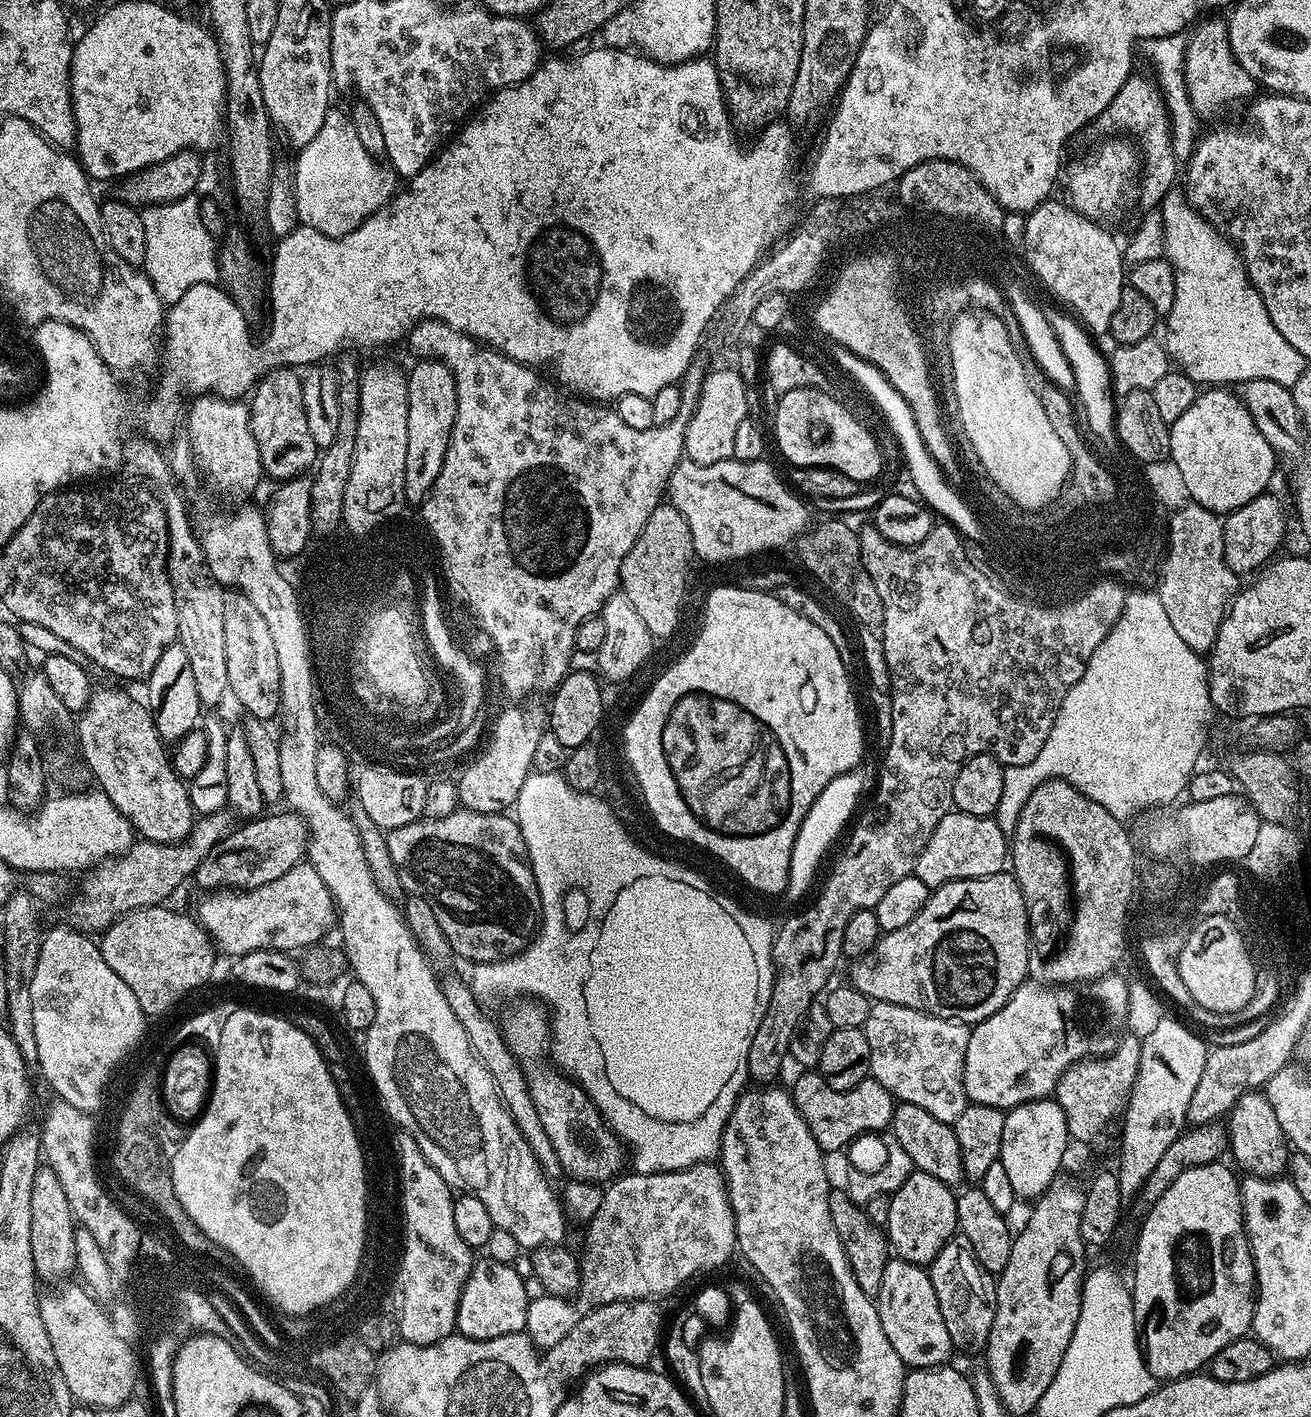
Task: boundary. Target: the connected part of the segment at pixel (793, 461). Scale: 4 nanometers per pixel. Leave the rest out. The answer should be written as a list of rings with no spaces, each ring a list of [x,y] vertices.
[[[799,388],[798,390],[790,390],[786,394],[782,394],[775,401],[776,404],[776,444],[780,447],[780,452],[789,460],[789,465],[806,468],[806,467],[824,467],[824,468],[833,468],[834,470],[841,471],[842,474],[846,474],[848,478],[858,480],[861,482],[872,482],[876,475],[880,472],[880,467],[883,466],[884,460],[880,457],[880,448],[876,445],[876,440],[874,437],[868,433],[868,428],[847,408],[844,404],[839,404],[834,397],[831,396],[831,391],[822,389],[822,388]]]

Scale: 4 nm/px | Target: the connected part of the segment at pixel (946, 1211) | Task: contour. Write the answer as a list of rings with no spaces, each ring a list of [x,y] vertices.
[[[913,1171],[910,1178],[906,1178],[906,1182],[902,1182],[902,1186],[897,1192],[891,1193],[888,1204],[888,1224],[886,1223],[886,1235],[891,1251],[895,1253],[899,1259],[927,1266],[932,1263],[934,1258],[938,1258],[938,1250],[942,1250],[942,1246],[946,1246],[948,1241],[957,1235],[956,1227],[956,1198],[957,1193],[951,1187],[942,1182],[938,1182],[938,1178],[934,1178],[925,1172]]]

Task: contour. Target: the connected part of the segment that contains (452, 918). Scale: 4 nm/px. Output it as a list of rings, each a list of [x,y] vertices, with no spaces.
[[[457,810],[454,814],[446,814],[446,818],[421,818],[389,831],[387,840],[390,858],[393,866],[399,869],[403,887],[418,889],[419,895],[430,902],[430,910],[434,910],[438,926],[457,957],[472,960],[473,965],[489,964],[517,956],[532,943],[540,926],[540,895],[532,865],[526,859],[528,851],[524,839],[511,815]]]

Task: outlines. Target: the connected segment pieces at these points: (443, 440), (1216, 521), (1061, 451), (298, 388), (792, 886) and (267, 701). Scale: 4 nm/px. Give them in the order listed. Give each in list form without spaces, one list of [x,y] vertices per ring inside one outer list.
[[[420,358],[417,364],[407,369],[408,405],[406,406],[406,486],[404,497],[409,504],[423,504],[429,490],[434,486],[438,474],[442,470],[442,462],[446,462],[446,450],[450,446],[450,438],[454,430],[454,418],[458,414],[458,394],[454,386],[454,374],[440,360]]]
[[[1188,502],[1188,510],[1170,520],[1169,533],[1172,556],[1169,557],[1168,568],[1165,568],[1163,583],[1158,587],[1162,607],[1166,609],[1170,622],[1174,622],[1174,630],[1178,630],[1182,642],[1186,642],[1190,650],[1207,654],[1212,651],[1224,613],[1238,591],[1237,573],[1229,572],[1220,560],[1224,525],[1217,513]]]
[[[965,311],[952,320],[946,339],[953,364],[954,394],[960,407],[962,426],[986,468],[986,474],[1020,509],[1047,508],[1053,500],[1060,499],[1061,491],[1072,471],[1071,456],[1065,446],[1062,446],[1057,431],[1050,426],[1038,394],[1030,390],[1025,371],[1022,370],[1022,362],[1010,346],[1001,317],[990,311]]]
[[[272,366],[261,375],[250,393],[248,417],[254,442],[258,442],[260,461],[265,473],[273,476],[273,481],[292,480],[305,475],[315,465],[318,449],[314,438],[310,438],[310,426],[306,426],[302,376],[295,367]]]
[[[855,768],[834,778],[834,781],[822,790],[822,794],[815,799],[814,804],[807,811],[791,851],[790,874],[787,890],[784,893],[787,899],[798,900],[809,890],[824,854],[848,820],[850,819],[850,822],[853,819],[852,814],[866,788],[866,776],[861,770]]]
[[[225,591],[222,598],[222,627],[226,637],[226,678],[231,695],[248,711],[249,717],[265,722],[280,708],[280,675],[278,650],[274,650],[266,618],[246,598],[244,592]]]

